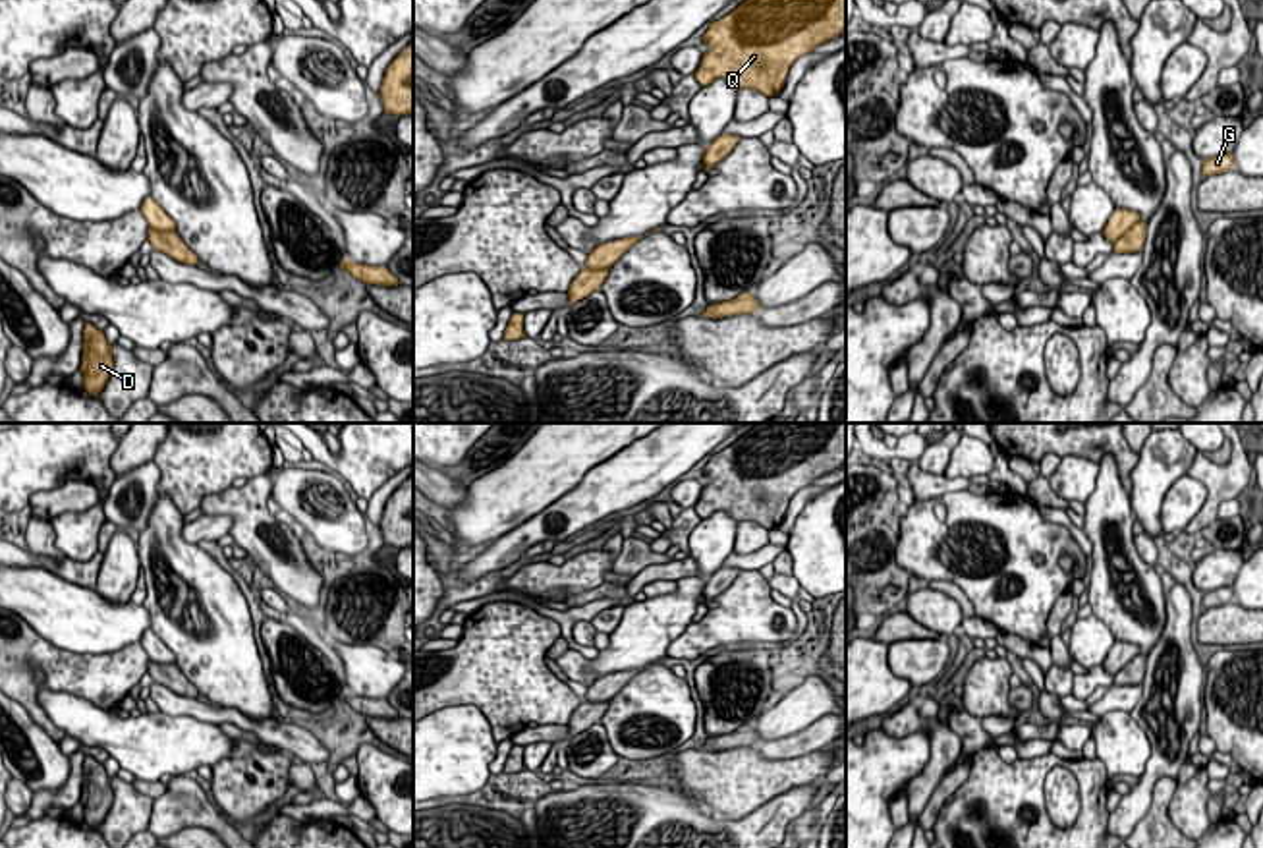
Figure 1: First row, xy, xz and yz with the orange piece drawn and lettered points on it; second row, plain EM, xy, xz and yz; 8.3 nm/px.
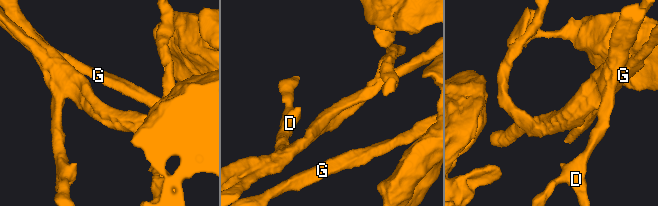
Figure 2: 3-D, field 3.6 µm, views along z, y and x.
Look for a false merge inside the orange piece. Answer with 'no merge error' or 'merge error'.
no merge error

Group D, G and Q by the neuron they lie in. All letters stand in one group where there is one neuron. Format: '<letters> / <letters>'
D G Q

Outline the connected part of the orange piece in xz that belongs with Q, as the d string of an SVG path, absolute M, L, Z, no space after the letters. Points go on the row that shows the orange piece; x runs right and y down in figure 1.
M745 0L713 21L703 37L711 50L693 73L701 87L722 77L732 87L774 97L784 87L790 66L815 46L846 31L846 0Z

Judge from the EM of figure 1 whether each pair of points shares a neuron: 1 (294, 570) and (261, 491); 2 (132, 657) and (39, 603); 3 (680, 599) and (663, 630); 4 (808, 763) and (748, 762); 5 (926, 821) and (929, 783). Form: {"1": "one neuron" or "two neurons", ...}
{"1": "one neuron", "2": "two neurons", "3": "one neuron", "4": "one neuron", "5": "two neurons"}

